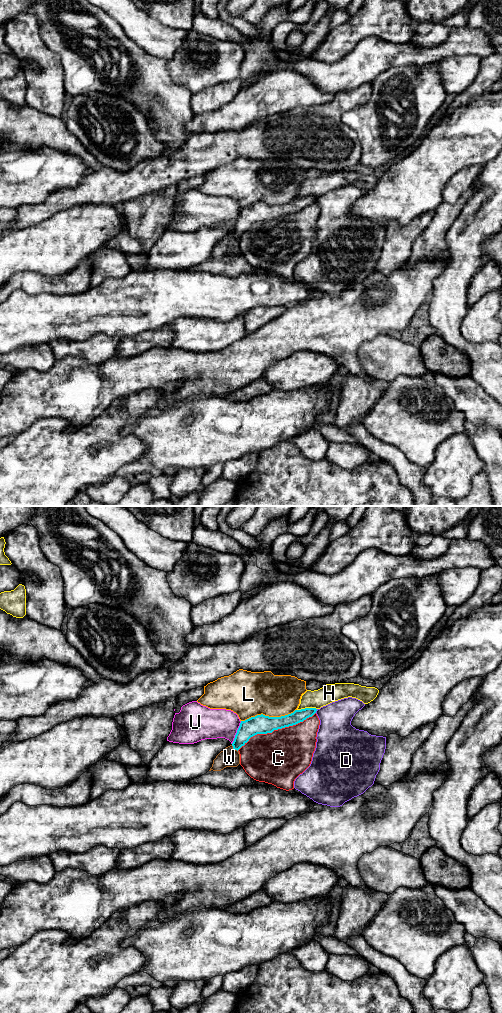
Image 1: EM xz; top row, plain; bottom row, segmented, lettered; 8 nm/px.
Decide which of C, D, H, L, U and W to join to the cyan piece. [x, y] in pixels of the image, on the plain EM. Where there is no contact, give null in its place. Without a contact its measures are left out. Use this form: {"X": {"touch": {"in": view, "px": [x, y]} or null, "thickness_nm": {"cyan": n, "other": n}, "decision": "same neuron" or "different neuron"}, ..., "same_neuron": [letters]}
{"C": {"touch": {"in": "xz", "px": [276, 217]}, "thickness_nm": {"cyan": 160, "other": 420}, "decision": "different neuron"}, "D": {"touch": {"in": "xz", "px": [316, 198]}, "thickness_nm": {"cyan": 100, "other": 280}, "decision": "different neuron"}, "H": {"touch": {"in": "xz", "px": [306, 196]}, "thickness_nm": {"cyan": 100, "other": 150}, "decision": "different neuron"}, "L": {"touch": {"in": "xz", "px": [268, 204]}, "thickness_nm": {"cyan": 160, "other": 360}, "decision": "different neuron"}, "U": {"touch": {"in": "xz", "px": [237, 220]}, "thickness_nm": {"cyan": 160, "other": 240}, "decision": "different neuron"}, "W": {"touch": {"in": "xz", "px": [234, 237]}, "thickness_nm": {"cyan": 140, "other": 150}, "decision": "different neuron"}, "same_neuron": []}

